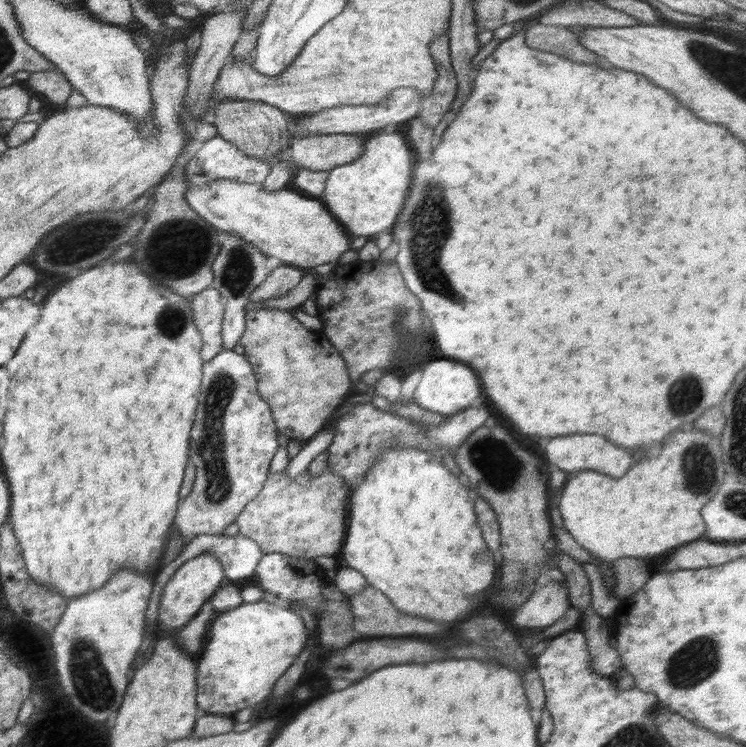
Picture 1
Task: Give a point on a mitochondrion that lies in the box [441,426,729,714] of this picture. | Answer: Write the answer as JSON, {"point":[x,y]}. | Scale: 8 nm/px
{"point":[703,655]}

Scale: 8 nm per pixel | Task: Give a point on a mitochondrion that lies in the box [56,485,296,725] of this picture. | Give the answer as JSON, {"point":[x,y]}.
{"point":[86,678]}

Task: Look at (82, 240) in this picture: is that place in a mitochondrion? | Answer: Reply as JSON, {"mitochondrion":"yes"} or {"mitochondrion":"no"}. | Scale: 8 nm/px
{"mitochondrion":"yes"}

